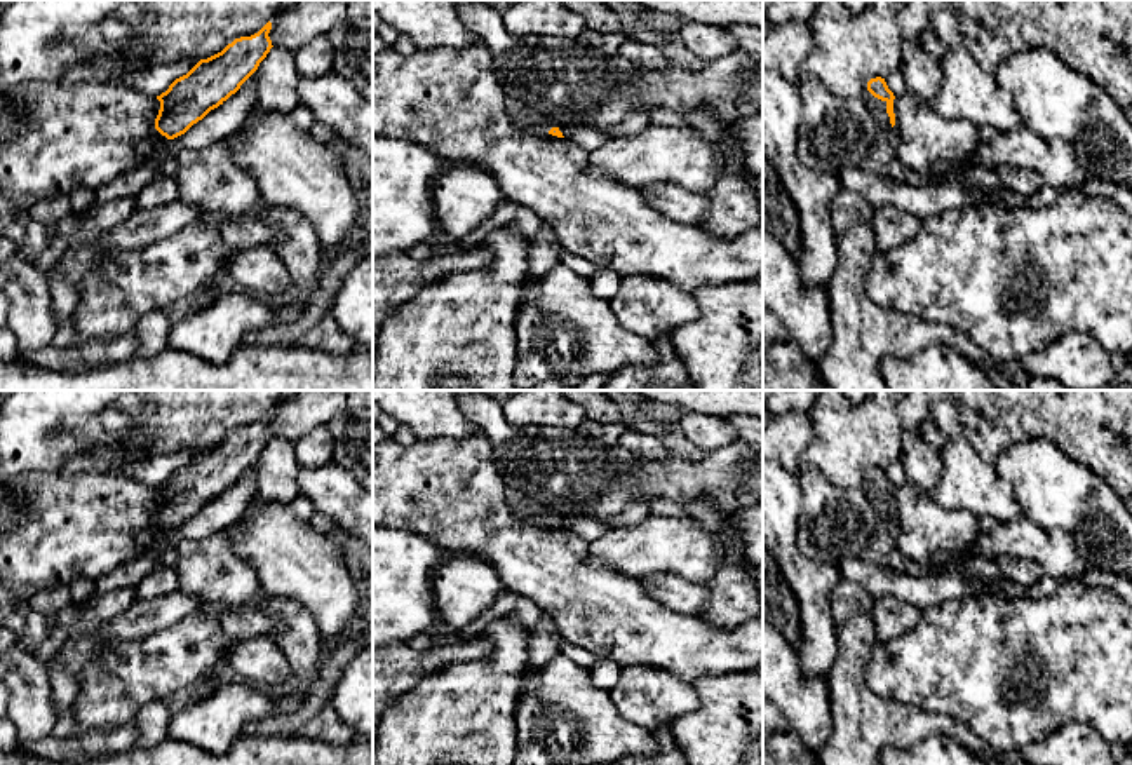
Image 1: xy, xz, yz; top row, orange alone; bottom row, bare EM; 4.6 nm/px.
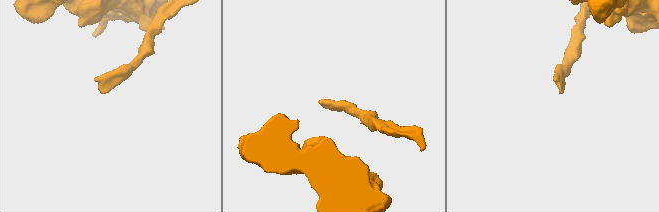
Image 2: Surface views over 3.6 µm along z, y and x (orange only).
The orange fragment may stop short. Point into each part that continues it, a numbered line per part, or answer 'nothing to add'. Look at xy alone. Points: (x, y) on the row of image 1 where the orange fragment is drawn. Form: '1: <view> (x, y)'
nothing to add

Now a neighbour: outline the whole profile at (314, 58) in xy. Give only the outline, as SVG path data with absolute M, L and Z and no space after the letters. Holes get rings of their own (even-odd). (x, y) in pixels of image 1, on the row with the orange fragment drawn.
M326 35L312 38L293 52L300 77L313 78L333 70L334 49Z

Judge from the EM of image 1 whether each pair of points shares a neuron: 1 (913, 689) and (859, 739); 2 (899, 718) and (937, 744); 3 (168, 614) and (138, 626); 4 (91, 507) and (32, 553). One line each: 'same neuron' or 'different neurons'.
1: different neurons
2: different neurons
3: same neuron
4: same neuron

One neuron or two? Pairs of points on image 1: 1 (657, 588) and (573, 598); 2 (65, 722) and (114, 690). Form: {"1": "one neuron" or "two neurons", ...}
{"1": "two neurons", "2": "two neurons"}

